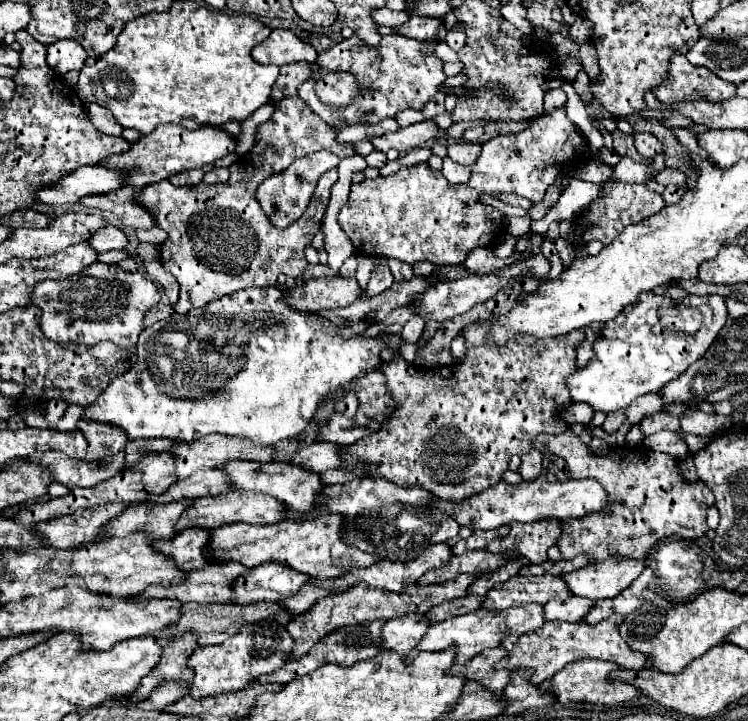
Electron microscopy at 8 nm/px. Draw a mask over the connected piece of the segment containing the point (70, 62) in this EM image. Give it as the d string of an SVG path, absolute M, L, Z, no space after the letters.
M62 40L48 46L48 66L56 74L66 74L70 70L82 70L86 64L86 50L74 40Z

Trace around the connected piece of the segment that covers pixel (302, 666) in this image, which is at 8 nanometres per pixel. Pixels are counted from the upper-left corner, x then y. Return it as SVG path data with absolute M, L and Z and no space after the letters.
M372 620L372 622L366 622L366 624L354 624L354 626L344 626L342 630L334 630L332 634L326 634L308 654L304 654L302 658L296 658L296 660L290 660L286 662L282 668L258 678L258 682L280 682L280 684L288 684L296 678L302 678L306 676L308 672L316 670L318 666L322 664L340 664L340 666L352 666L354 662L358 660L366 660L366 658L374 658L376 654L380 654L382 650L382 628L384 628L386 620Z

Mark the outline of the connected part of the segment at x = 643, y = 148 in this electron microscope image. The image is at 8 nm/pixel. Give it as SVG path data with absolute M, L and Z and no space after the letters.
M638 132L638 134L634 134L634 140L636 140L636 150L644 158L652 158L654 154L662 152L662 142L650 132Z

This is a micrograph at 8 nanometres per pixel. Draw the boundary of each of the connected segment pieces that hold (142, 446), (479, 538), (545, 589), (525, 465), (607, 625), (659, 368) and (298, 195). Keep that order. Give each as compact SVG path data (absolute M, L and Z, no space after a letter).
M156 438L156 439L136 439L128 441L126 444L126 468L132 468L136 466L142 456L148 452L163 452L169 451L172 447L176 446L176 442L168 438Z
M508 526L494 528L494 530L488 530L488 532L484 532L484 530L474 530L474 534L472 534L470 538L466 538L466 540L460 540L460 542L452 548L452 552L454 552L454 554L464 554L466 550L486 548L486 544L488 544L492 538L496 538L496 536L506 536L508 532L510 532Z
M516 574L510 580L502 582L500 586L494 586L482 608L486 610L504 610L504 608L516 608L530 602L546 604L552 598L566 600L572 592L568 584L560 576L522 576Z
M532 448L530 454L522 456L522 466L520 466L520 476L524 480L536 480L542 472L542 462L544 462L544 452Z
M614 616L614 618L606 618L598 624L588 624L588 622L546 622L542 626L542 630L534 632L534 634L522 634L516 644L514 638L504 638L504 646L508 650L508 656L498 664L498 668L532 668L532 680L534 684L544 682L546 678L550 678L552 674L556 674L560 668L564 668L570 662L582 660L582 658L596 658L596 660L612 660L616 664L620 664L622 668L630 668L630 670L640 670L646 666L648 656L632 650L620 636L618 624L624 622L624 616Z
M640 294L640 300L636 304L630 304L622 308L618 318L610 320L604 330L598 334L598 340L594 342L594 358L584 366L578 368L568 380L568 388L574 402L586 402L594 410L602 412L614 412L620 408L626 408L634 398L648 394L648 392L660 392L666 382L678 378L686 366L694 364L710 344L716 340L718 332L722 330L724 322L728 318L726 304L722 296L686 296L682 302L668 300L658 294Z
M322 150L306 156L306 158L298 158L298 162L292 162L284 174L278 174L274 178L268 178L266 182L262 182L262 186L258 188L258 200L262 202L262 208L266 210L266 214L270 214L270 220L278 226L278 228L286 228L292 222L296 222L308 208L308 202L316 190L319 176L332 168L337 168L340 159L333 153Z

